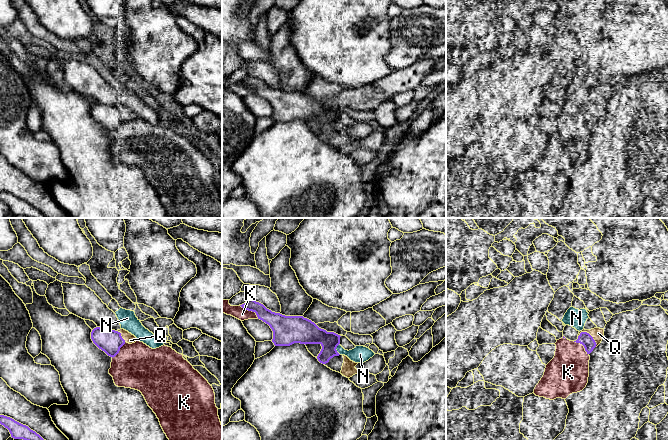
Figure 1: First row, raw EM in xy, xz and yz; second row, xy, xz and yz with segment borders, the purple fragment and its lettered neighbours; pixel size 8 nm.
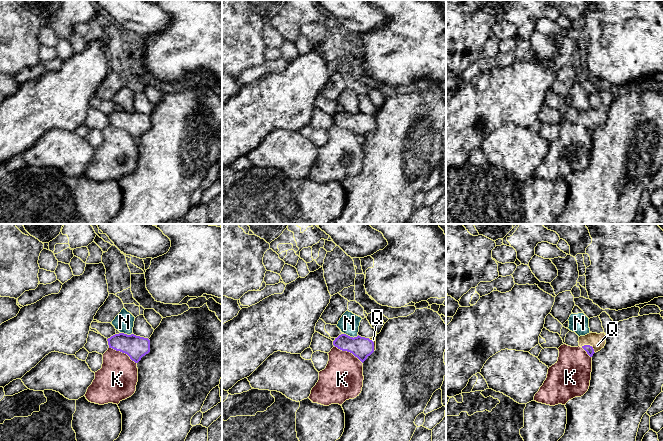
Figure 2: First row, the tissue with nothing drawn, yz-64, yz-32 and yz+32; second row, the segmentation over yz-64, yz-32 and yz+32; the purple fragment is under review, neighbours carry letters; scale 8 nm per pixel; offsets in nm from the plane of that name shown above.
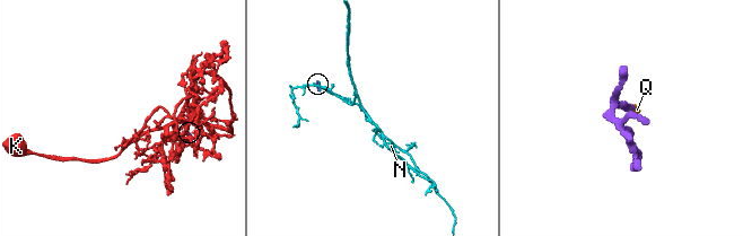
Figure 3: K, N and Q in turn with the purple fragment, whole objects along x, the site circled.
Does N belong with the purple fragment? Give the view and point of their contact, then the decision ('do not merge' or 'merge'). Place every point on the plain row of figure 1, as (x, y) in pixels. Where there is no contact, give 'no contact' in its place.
contact xz (335, 125); do not merge

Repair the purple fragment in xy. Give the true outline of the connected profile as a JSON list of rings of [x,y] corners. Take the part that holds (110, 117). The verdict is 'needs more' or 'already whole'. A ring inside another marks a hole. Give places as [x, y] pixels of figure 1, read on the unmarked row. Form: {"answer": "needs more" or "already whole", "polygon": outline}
{"answer": "needs more", "polygon": [[[100,103],[92,106],[91,115],[99,125],[112,134],[119,129],[126,118],[132,120],[138,117],[134,111],[124,105],[115,107]]]}

